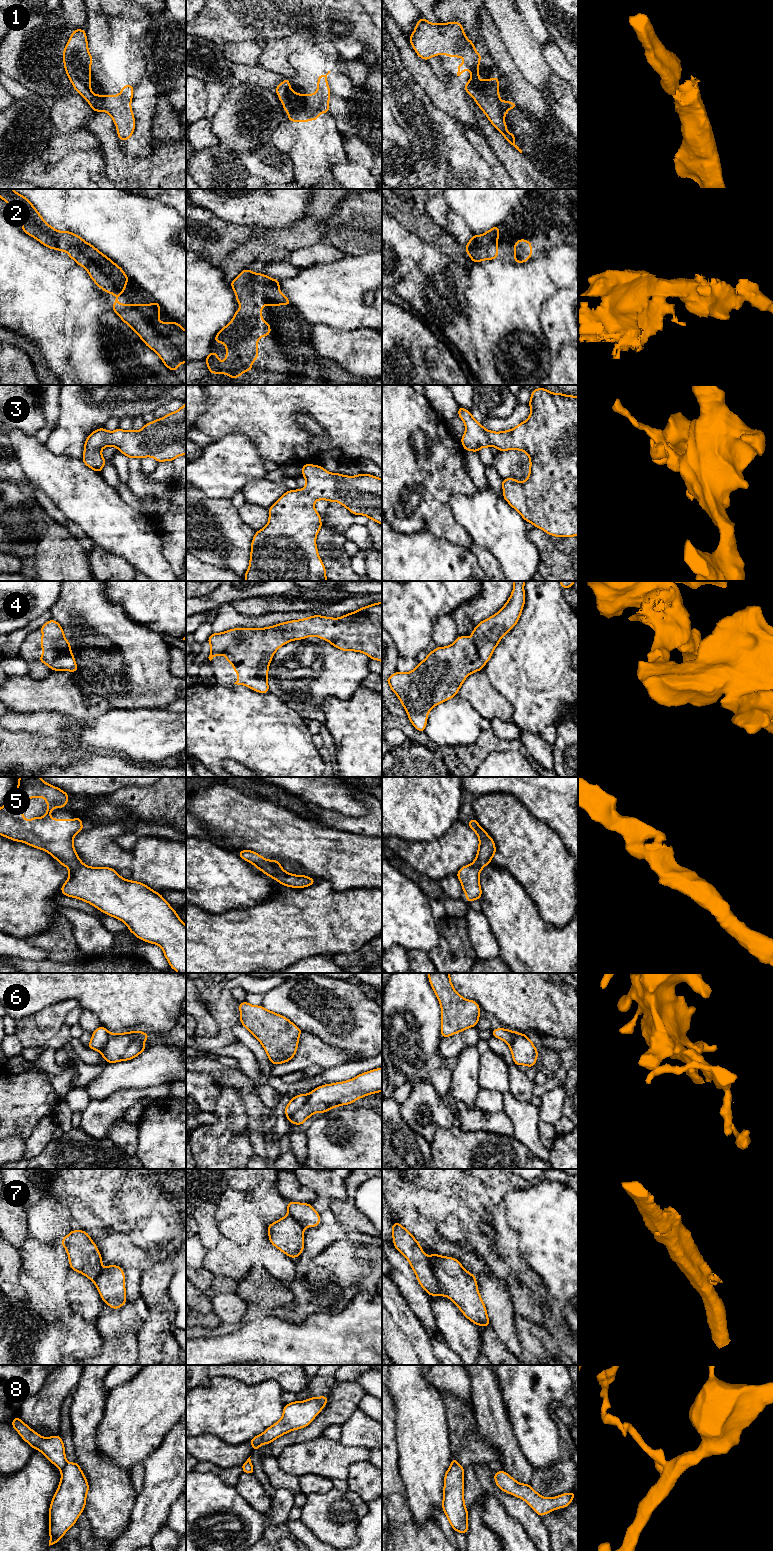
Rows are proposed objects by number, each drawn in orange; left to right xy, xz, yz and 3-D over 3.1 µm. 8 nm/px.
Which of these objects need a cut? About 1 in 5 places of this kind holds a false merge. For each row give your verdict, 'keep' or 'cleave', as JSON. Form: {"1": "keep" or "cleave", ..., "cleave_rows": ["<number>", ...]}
{"1": "keep", "2": "keep", "3": "keep", "4": "keep", "5": "keep", "6": "cleave", "7": "keep", "8": "cleave", "cleave_rows": ["6", "8"]}

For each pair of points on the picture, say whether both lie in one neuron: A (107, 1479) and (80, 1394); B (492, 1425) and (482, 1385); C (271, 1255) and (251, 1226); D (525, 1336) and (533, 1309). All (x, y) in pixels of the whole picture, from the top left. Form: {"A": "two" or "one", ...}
{"A": "one", "B": "one", "C": "two", "D": "two"}

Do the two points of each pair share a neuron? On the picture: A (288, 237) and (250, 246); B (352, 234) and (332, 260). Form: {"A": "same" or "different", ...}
{"A": "same", "B": "different"}

